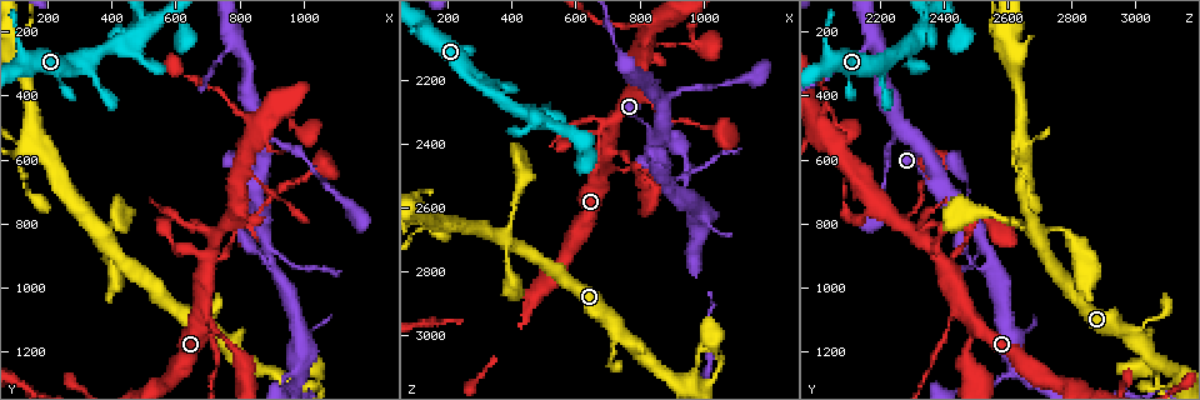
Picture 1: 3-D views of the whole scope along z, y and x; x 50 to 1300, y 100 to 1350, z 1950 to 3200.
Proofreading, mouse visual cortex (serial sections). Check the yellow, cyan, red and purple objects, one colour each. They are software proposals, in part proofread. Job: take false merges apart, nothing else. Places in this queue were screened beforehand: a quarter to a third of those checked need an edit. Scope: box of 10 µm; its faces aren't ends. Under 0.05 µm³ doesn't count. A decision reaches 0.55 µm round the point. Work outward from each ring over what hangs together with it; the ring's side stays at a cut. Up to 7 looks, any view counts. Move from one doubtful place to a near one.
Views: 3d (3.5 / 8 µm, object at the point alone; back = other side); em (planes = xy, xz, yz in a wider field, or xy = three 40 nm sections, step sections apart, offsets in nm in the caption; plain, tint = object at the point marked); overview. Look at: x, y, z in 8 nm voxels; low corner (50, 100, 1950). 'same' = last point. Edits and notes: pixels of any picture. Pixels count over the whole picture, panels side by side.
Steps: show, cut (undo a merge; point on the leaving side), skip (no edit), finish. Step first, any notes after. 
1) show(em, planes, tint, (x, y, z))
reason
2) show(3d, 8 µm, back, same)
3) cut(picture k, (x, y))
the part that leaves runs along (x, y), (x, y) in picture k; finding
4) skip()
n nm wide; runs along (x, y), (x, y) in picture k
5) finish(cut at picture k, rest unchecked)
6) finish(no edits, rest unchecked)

show(3d, 3.5 µm, (860, 500, 2270))
arms part here

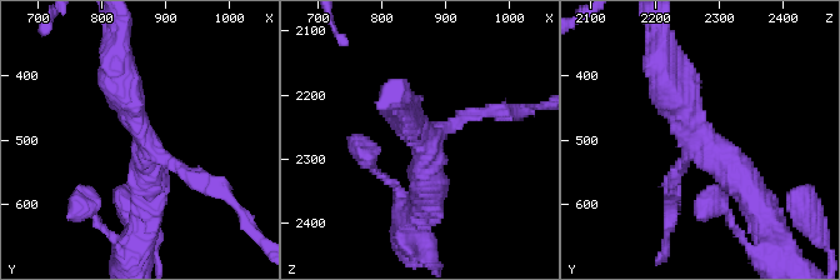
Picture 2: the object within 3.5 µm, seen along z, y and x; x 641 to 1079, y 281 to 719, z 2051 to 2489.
show(em, planes, tint, (870, 500, 2270))

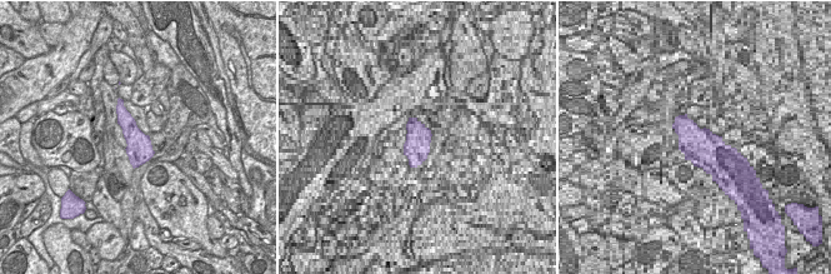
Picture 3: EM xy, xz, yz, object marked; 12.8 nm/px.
skip()
arms of 150, 450, 450 nm; all the same cell

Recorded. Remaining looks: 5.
show(3d, 3.5 µm, back, (690, 1080, 2430))
calibre changes

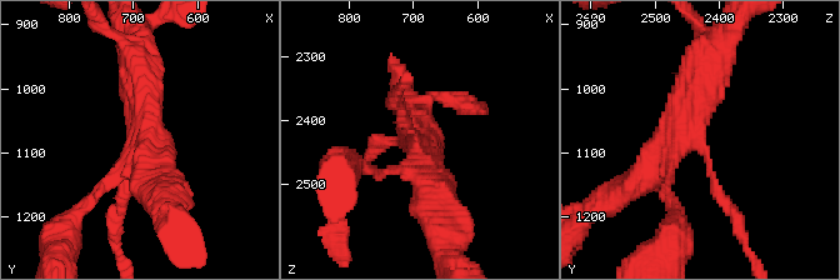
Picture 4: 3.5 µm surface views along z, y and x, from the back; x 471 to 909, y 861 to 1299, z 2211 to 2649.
show(em, xy, step 3, tint, (695, 1085, 2440))
3 arms; arms of 200, 400, 450 nm

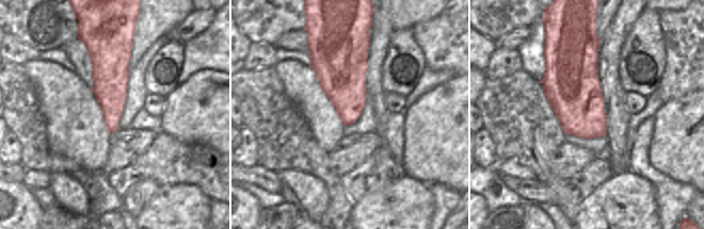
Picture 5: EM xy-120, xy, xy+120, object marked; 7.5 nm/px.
cut(picture 4, (124, 188))
340 nm wide; a second cell is stuck on

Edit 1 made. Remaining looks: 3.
show(3d, 3.5 µm, (470, 210, 2330))
sharp bend

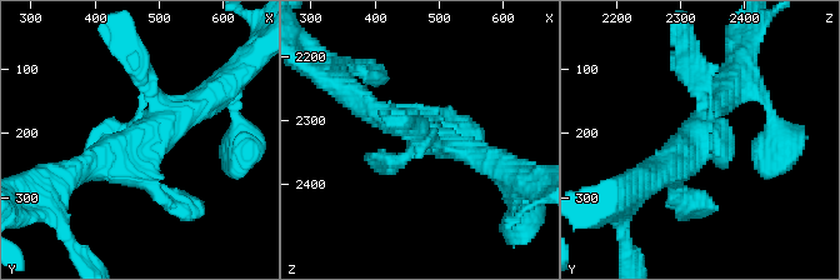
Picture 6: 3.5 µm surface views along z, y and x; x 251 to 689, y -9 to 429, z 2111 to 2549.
show(em, xy, step 3, tint, (480, 215, 2330))
need the tissue

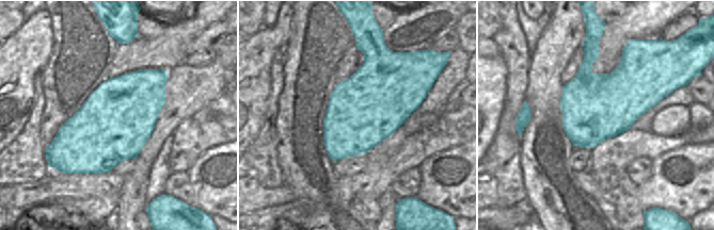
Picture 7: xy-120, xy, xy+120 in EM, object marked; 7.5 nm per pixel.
skip()
runs along (80, 171), (126, 163), (210, 98) in picture 6; one cell here

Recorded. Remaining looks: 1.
finish(cut at picture 4, rest unchecked)

